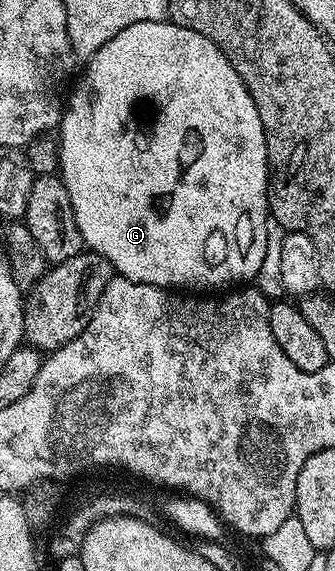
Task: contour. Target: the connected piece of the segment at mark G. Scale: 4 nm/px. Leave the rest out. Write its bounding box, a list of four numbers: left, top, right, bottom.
[58,20,270,292]

